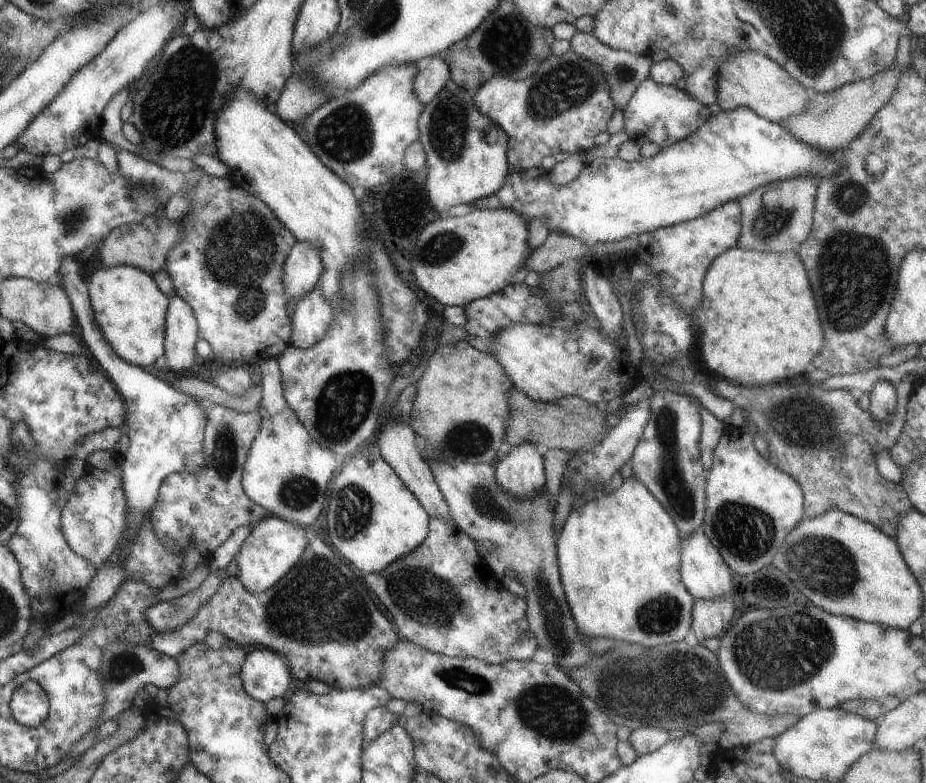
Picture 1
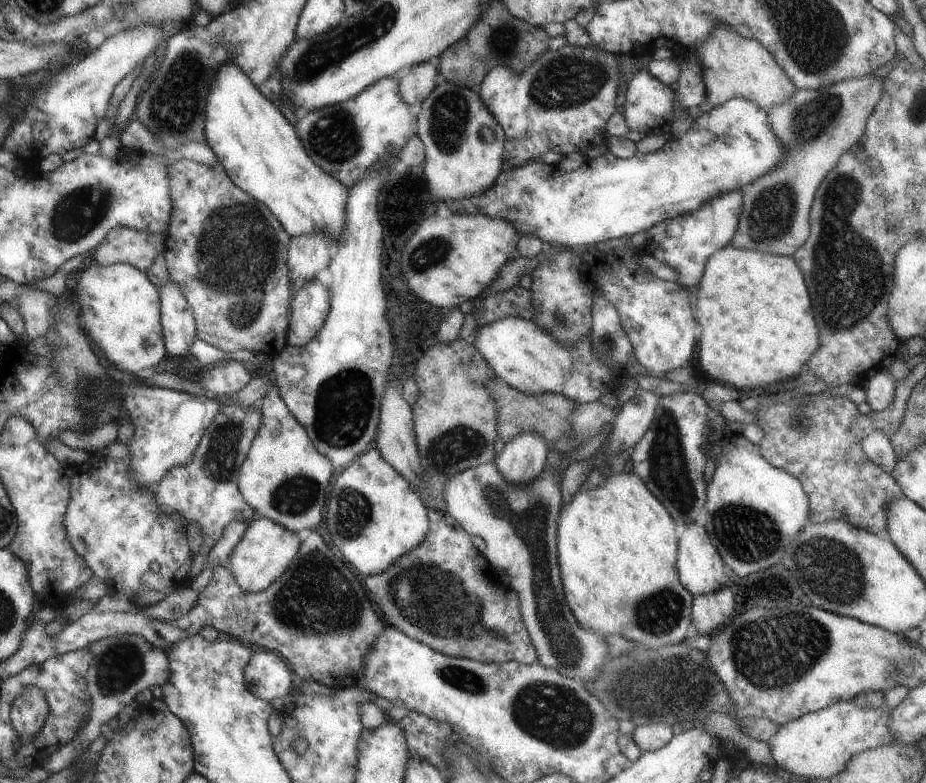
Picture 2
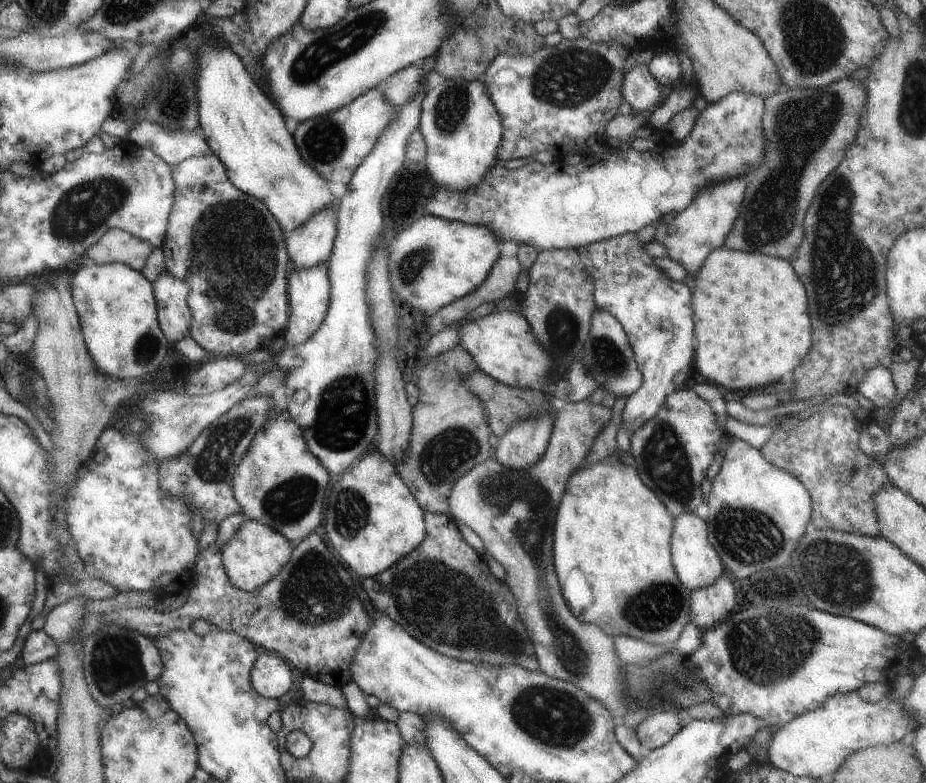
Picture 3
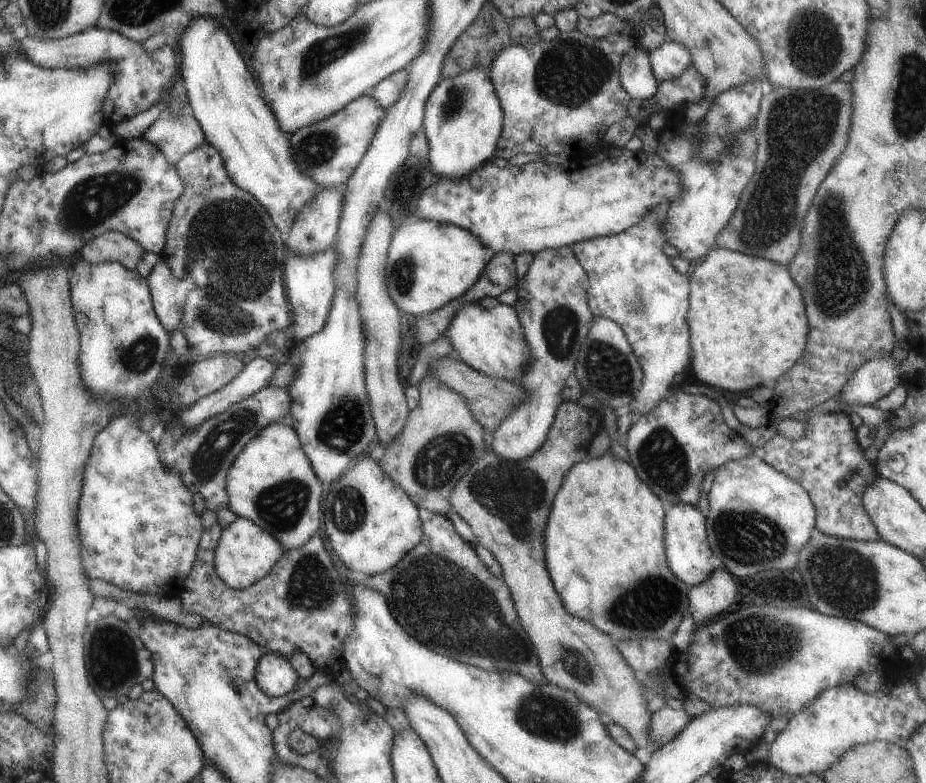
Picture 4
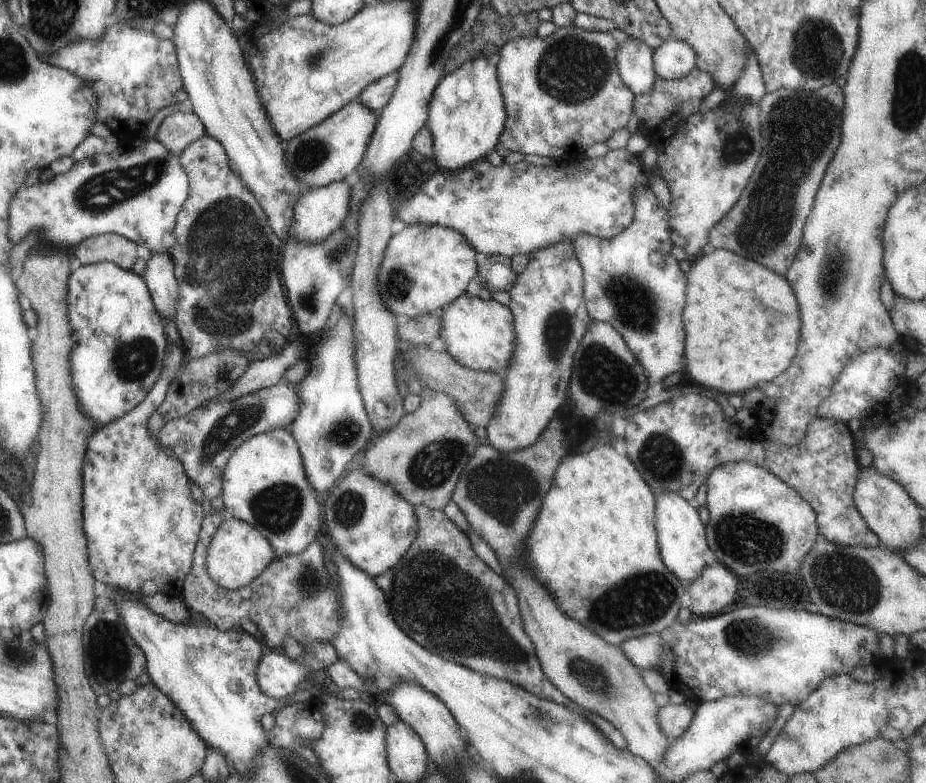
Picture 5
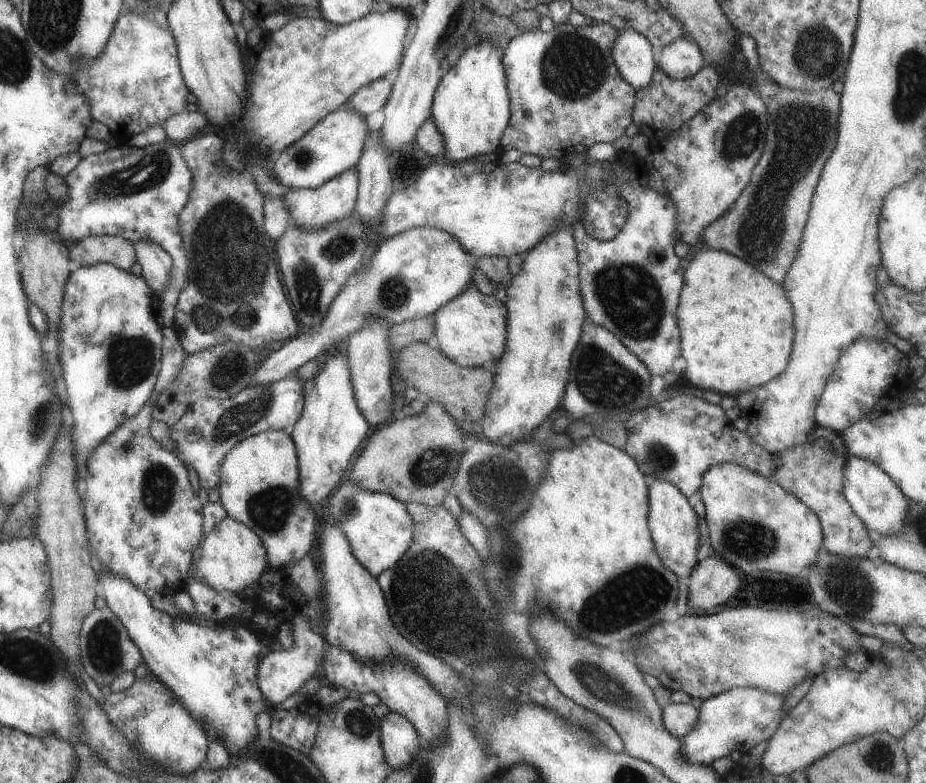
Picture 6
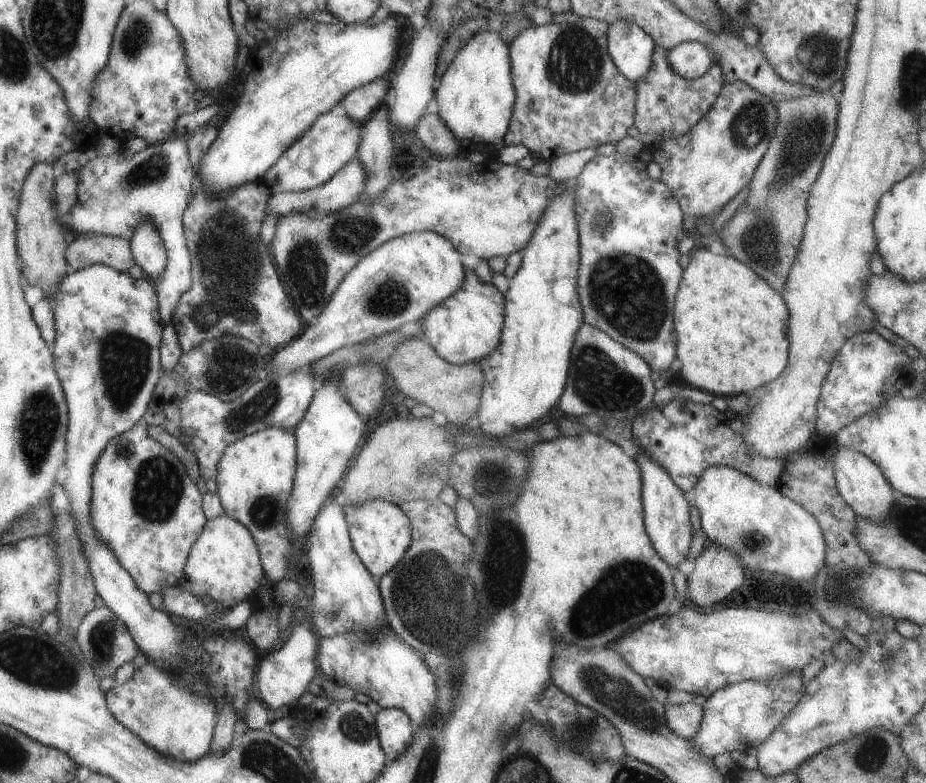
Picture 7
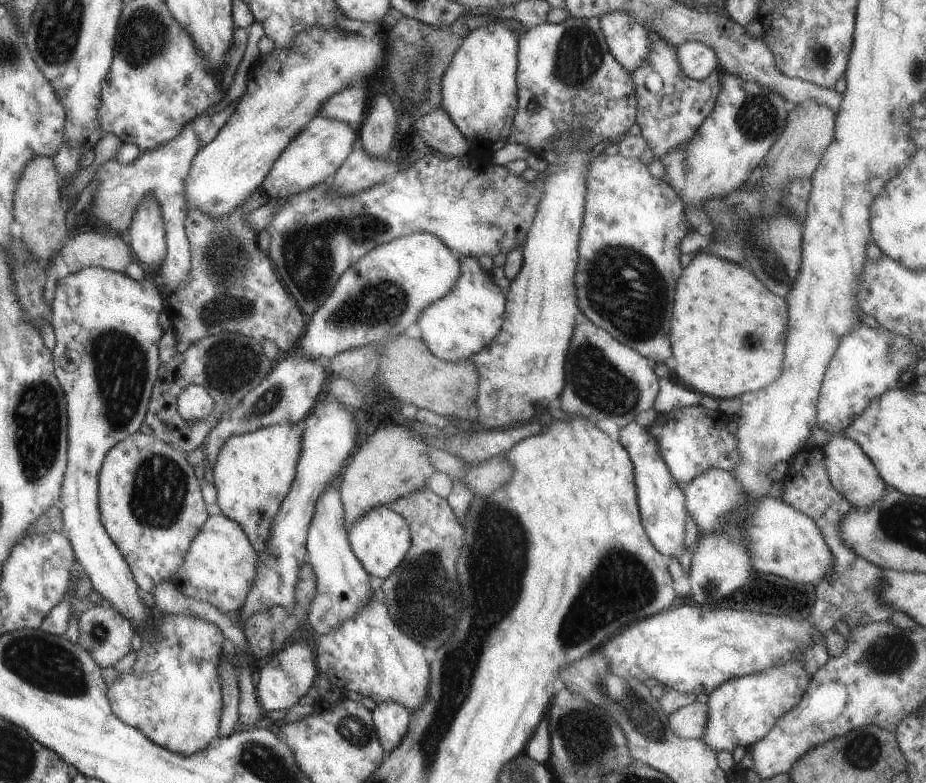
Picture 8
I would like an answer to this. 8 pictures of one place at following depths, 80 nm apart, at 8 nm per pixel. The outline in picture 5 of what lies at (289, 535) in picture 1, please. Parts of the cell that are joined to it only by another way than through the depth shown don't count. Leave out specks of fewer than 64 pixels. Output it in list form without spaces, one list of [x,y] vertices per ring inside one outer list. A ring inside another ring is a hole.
[[[228,516],[212,534],[206,550],[205,568],[213,583],[234,591],[248,585],[275,558],[268,540],[242,520]]]

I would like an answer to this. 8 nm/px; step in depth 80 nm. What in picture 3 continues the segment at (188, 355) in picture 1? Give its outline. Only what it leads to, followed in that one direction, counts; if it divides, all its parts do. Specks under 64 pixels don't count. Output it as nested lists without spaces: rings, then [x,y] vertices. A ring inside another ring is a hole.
[[[163,270],[152,280],[151,286],[159,328],[169,346],[173,346],[188,336],[191,322],[190,310],[186,303],[188,282]]]

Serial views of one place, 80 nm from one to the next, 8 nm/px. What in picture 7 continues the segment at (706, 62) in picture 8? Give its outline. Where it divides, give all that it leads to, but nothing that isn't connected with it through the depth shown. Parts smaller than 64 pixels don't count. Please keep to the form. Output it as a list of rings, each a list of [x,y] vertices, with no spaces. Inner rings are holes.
[[[683,41],[666,50],[671,70],[684,79],[699,78],[715,62],[708,48],[697,41]]]

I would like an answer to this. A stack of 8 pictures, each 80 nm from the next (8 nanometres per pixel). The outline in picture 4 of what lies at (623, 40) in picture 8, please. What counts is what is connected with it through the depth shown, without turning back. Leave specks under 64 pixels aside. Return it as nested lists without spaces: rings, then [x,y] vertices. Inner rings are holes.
[[[635,46],[623,55],[618,66],[621,88],[636,104],[649,100],[657,92],[658,82],[651,72],[648,54]]]

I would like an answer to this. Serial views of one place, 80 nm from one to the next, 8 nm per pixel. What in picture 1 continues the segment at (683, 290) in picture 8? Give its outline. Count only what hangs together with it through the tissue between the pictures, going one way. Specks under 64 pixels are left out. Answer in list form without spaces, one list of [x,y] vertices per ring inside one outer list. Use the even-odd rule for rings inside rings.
[[[735,245],[711,261],[702,280],[702,290],[699,307],[705,316],[705,324],[699,338],[699,354],[709,370],[735,384],[760,387],[767,382],[799,376],[805,366],[807,372],[811,369],[811,362],[824,336],[807,272],[795,252],[766,253]]]

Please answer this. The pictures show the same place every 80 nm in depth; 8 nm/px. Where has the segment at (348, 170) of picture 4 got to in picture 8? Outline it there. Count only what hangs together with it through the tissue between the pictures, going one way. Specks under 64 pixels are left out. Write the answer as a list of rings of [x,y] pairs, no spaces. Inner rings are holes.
[[[317,114],[289,141],[283,152],[279,153],[259,187],[271,199],[285,199],[315,187],[337,172],[357,140],[357,133],[348,124]]]

